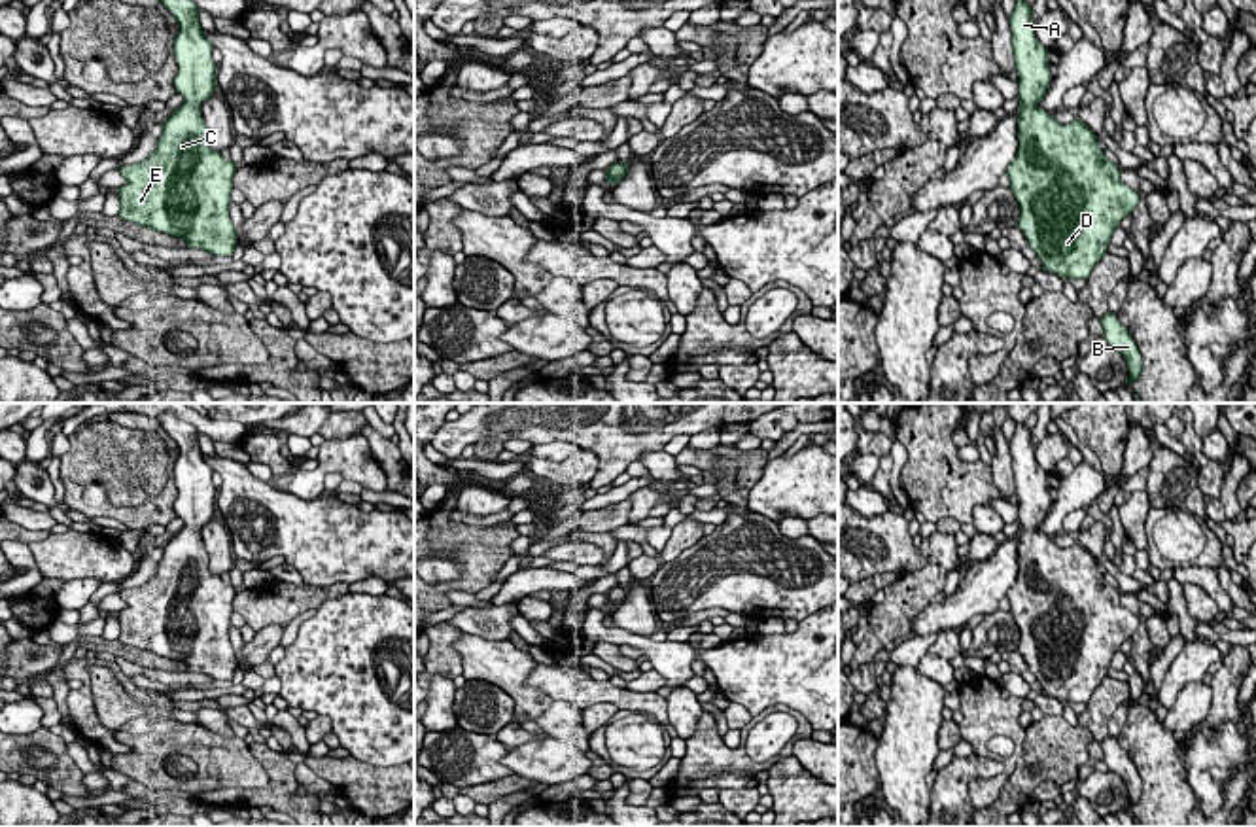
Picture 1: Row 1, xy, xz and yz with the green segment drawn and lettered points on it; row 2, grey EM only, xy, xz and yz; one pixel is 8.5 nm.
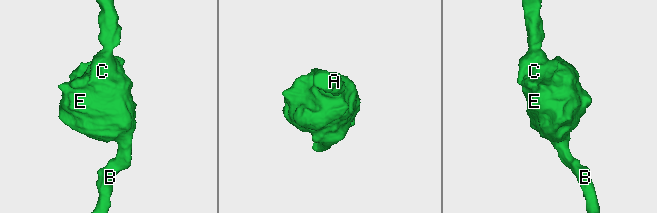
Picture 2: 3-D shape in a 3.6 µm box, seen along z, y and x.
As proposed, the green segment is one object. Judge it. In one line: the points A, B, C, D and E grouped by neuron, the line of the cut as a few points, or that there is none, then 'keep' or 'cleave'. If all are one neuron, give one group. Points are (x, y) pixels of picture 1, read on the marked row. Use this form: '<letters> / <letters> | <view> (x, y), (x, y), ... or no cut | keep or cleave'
A B C D E | no cut | keep

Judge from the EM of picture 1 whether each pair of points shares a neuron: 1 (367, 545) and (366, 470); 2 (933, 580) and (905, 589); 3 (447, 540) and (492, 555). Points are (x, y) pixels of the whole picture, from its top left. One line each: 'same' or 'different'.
1: different
2: same
3: same

